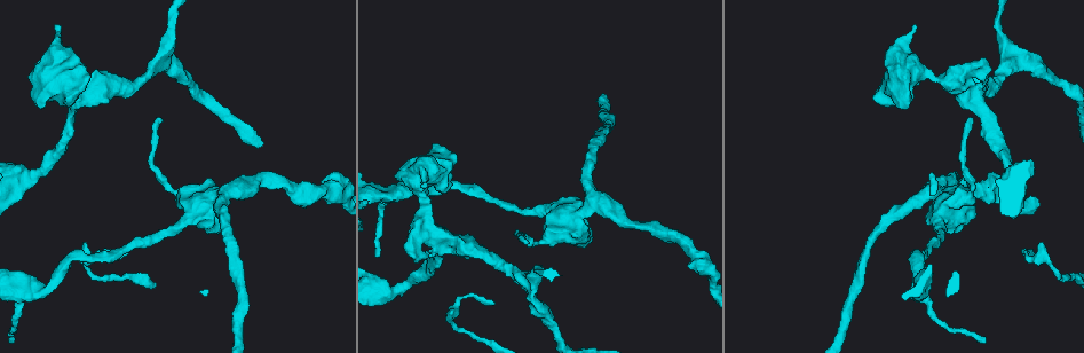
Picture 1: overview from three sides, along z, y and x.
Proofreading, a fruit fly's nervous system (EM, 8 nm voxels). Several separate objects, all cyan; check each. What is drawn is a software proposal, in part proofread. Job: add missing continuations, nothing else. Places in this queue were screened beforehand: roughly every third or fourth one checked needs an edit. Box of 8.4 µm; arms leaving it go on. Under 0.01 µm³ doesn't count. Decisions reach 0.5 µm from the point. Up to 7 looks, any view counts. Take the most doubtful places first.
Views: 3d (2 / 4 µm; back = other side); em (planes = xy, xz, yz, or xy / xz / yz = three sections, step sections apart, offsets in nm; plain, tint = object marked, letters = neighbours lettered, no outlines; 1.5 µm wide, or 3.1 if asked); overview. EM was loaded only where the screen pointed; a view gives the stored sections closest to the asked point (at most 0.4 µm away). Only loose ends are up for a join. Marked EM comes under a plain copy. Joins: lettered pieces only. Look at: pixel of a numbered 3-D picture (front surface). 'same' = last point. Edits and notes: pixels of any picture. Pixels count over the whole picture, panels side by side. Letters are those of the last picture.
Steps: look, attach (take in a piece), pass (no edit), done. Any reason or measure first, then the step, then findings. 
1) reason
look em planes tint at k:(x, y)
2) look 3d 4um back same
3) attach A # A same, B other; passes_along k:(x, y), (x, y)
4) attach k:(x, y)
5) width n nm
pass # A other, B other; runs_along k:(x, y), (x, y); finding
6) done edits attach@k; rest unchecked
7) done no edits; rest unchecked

free end
look em xy step 4 letters at 1:(427, 187)

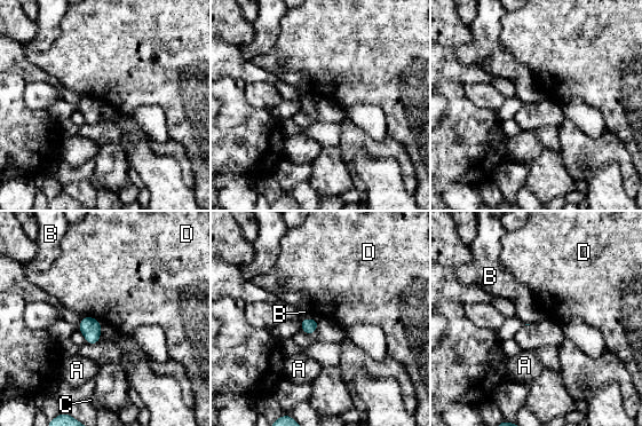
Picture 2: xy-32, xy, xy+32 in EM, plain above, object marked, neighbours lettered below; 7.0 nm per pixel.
another direction
look em xz step 4 letters same

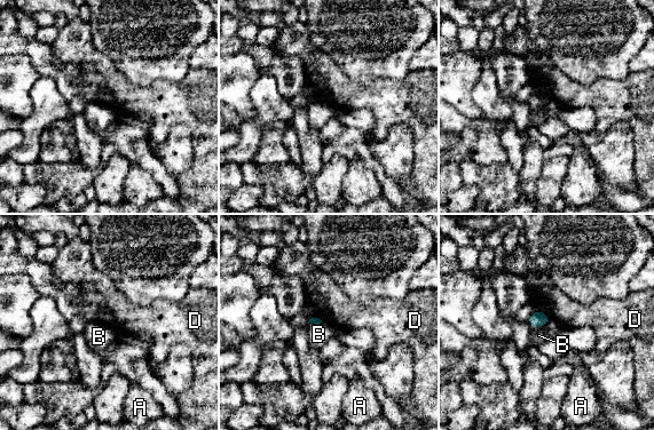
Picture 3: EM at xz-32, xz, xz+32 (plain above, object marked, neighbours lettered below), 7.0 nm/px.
pass # A other, B other, D other; border 3:(545, 325), (532, 327); no lettered piece goes on from it

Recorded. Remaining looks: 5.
branch stops here
look em xy step 4 tint at 1:(983, 339)

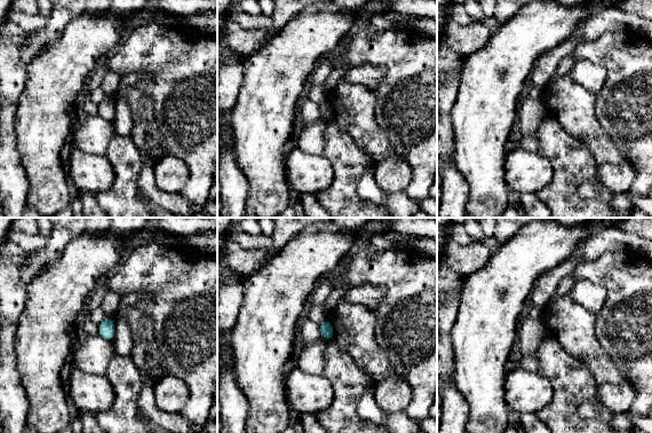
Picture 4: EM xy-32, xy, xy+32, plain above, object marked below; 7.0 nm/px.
another direction
look em planes letters same

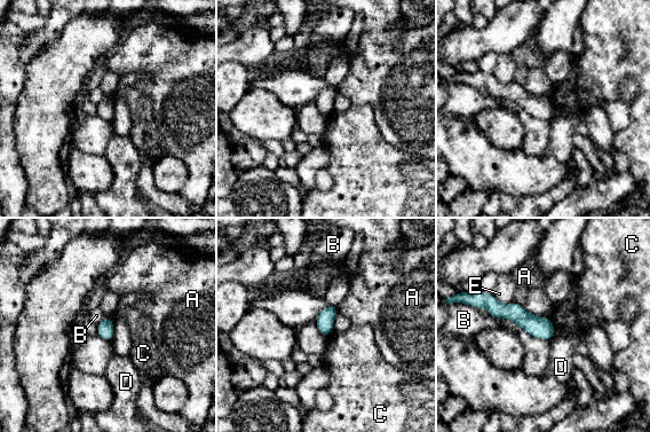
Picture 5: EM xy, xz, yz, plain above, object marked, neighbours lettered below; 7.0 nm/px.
pass # A other, B other, C other, D other, E other; runs_along 5:(482, 304), (516, 312), (551, 334); none of them fits

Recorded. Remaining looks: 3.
free end
look em planes letters at 1:(970, 118)

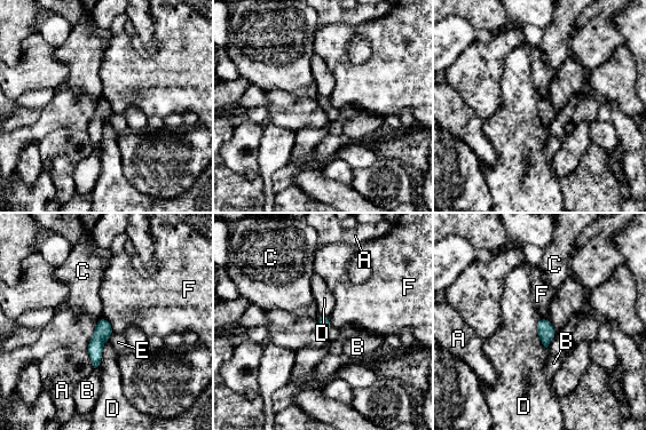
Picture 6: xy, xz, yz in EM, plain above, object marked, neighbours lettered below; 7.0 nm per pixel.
width 80 nm; longest_contact D 220 nm
pass # A other, B other, C other, D other, E other, F other; no lettered piece goes on from it

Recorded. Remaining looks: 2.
done no edits; rest unchecked

